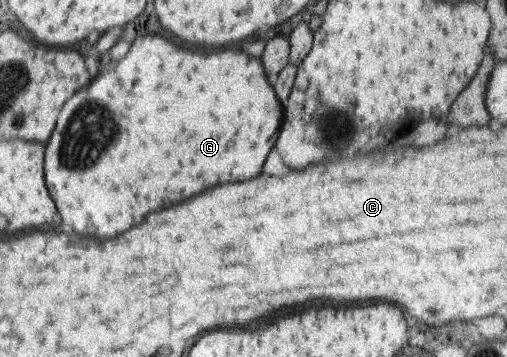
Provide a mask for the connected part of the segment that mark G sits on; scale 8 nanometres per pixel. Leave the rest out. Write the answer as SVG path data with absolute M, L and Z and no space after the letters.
M150 36L136 38L122 60L110 62L110 70L102 70L60 110L56 130L46 144L43 171L57 212L74 232L116 236L140 224L150 212L186 200L216 182L244 182L262 172L284 114L284 103L278 102L262 62L232 50L196 54L176 48L160 44L150 54Z

